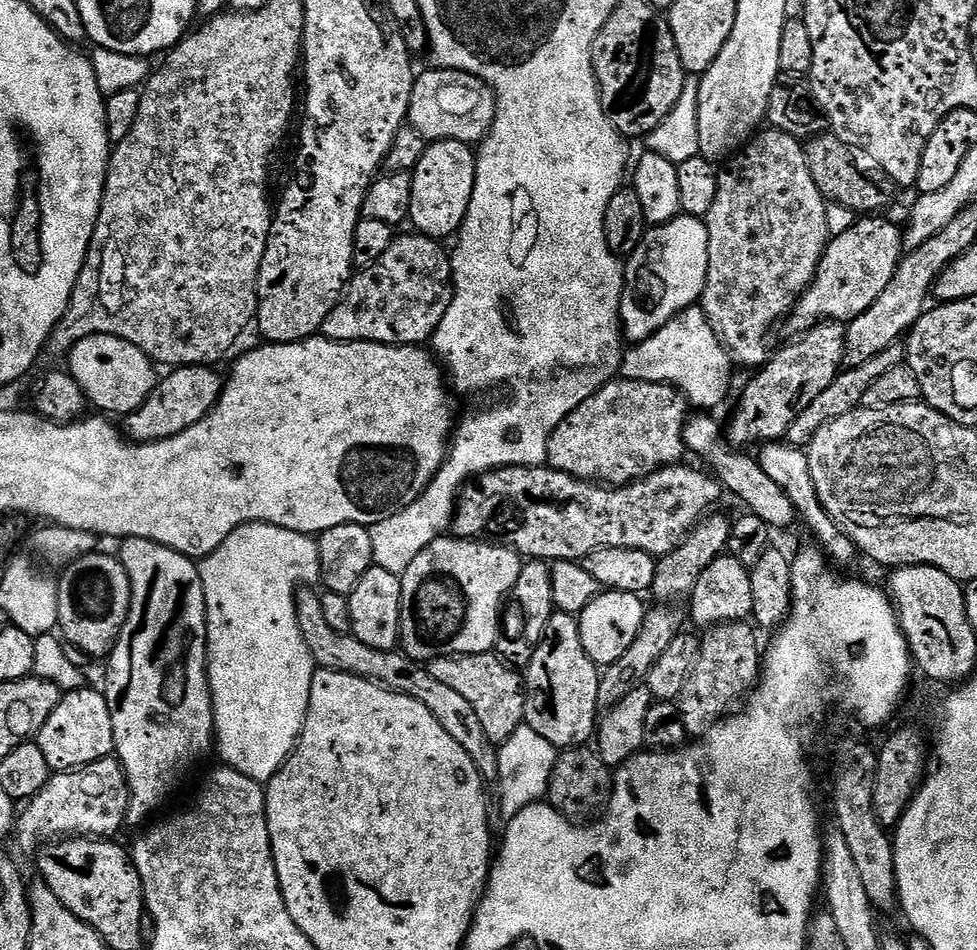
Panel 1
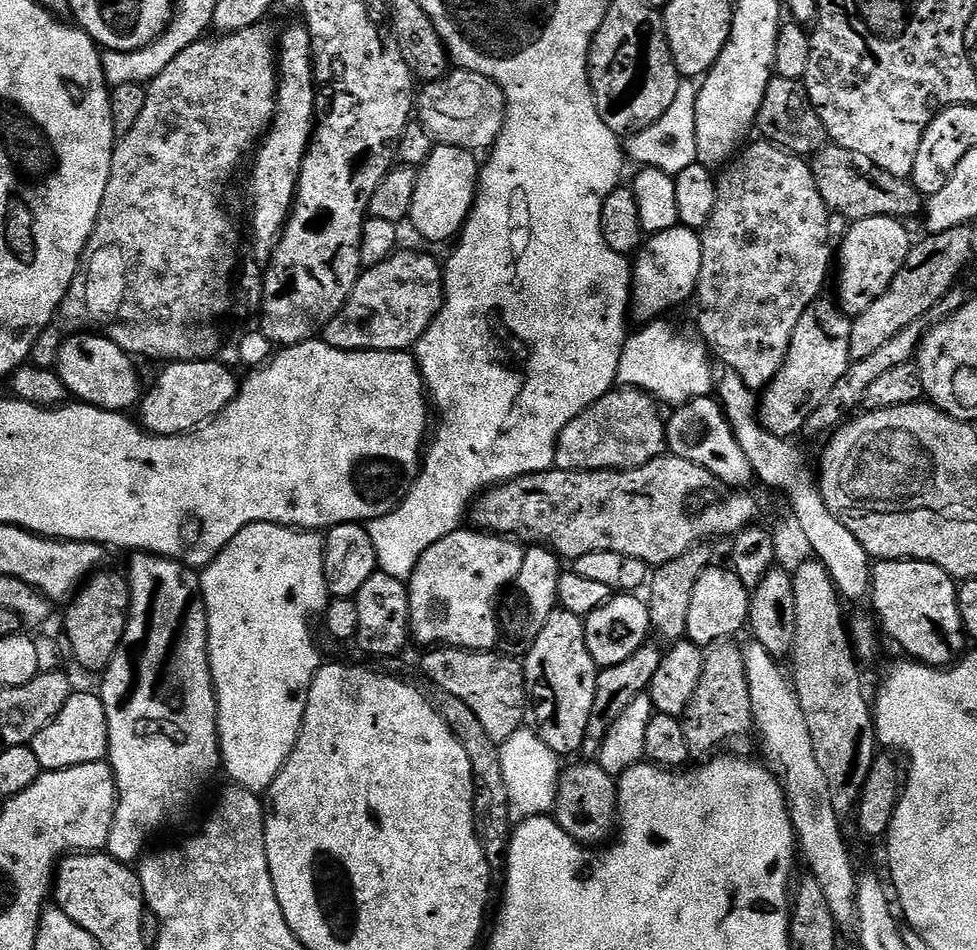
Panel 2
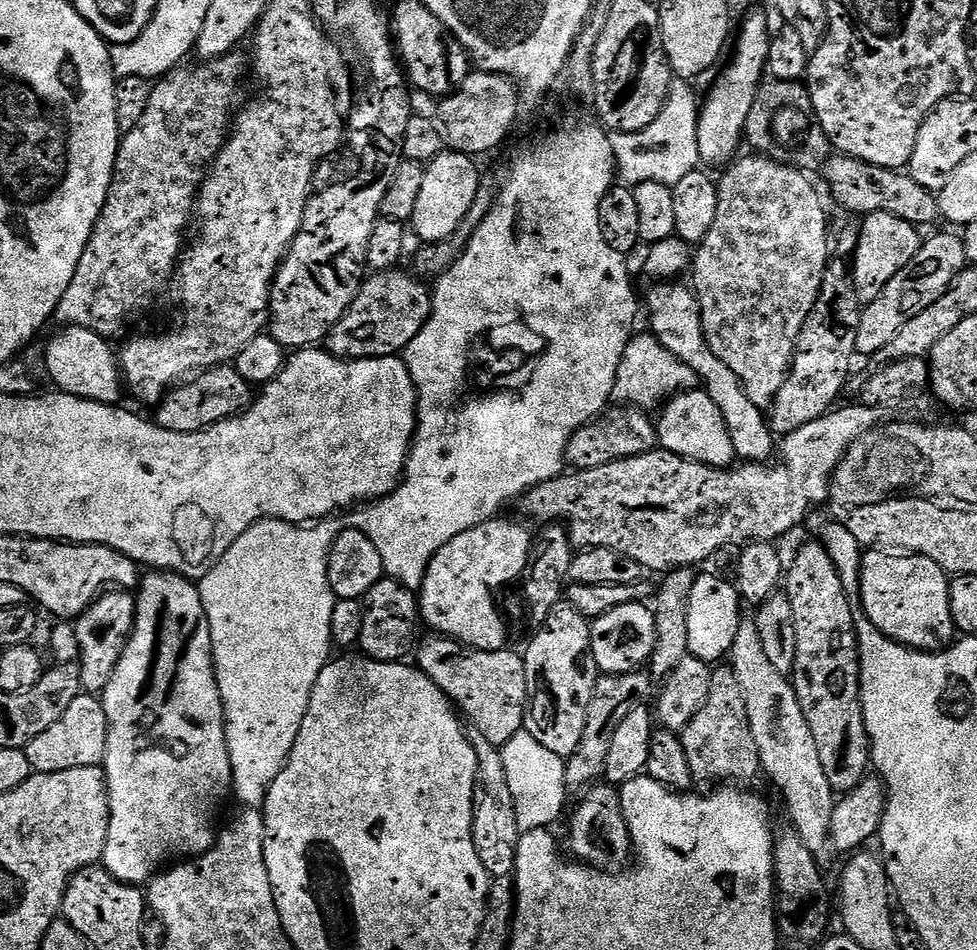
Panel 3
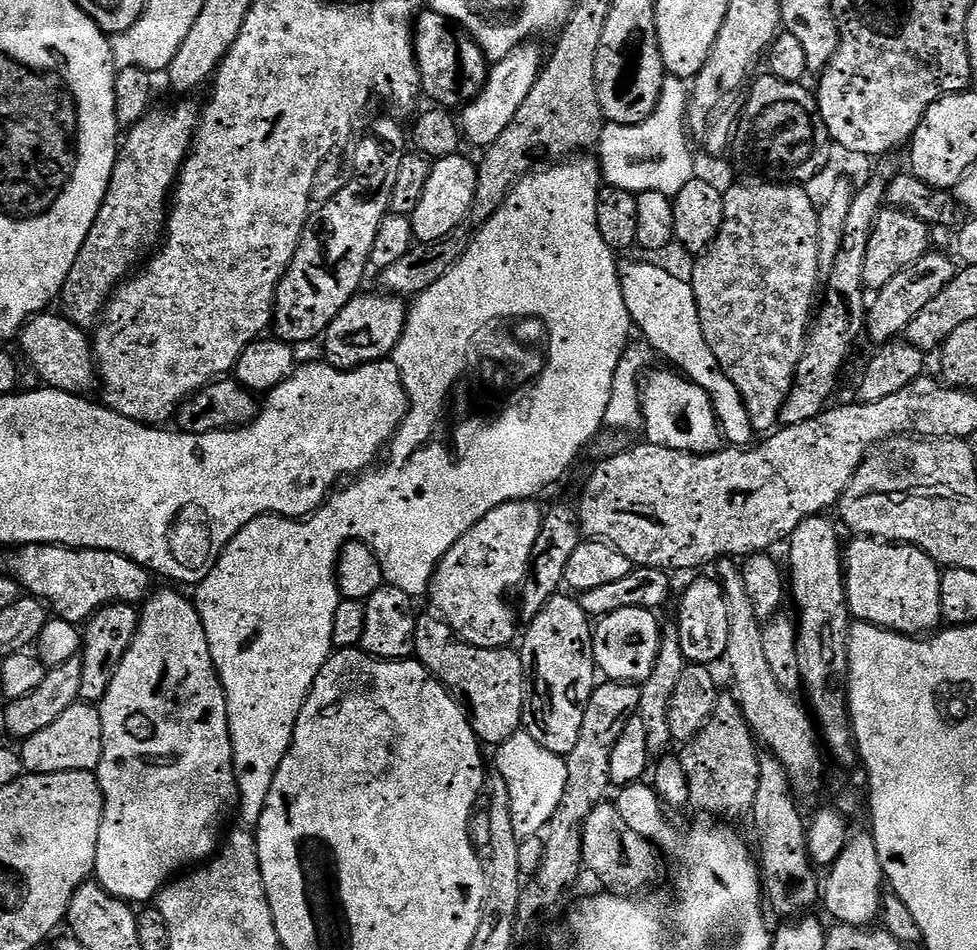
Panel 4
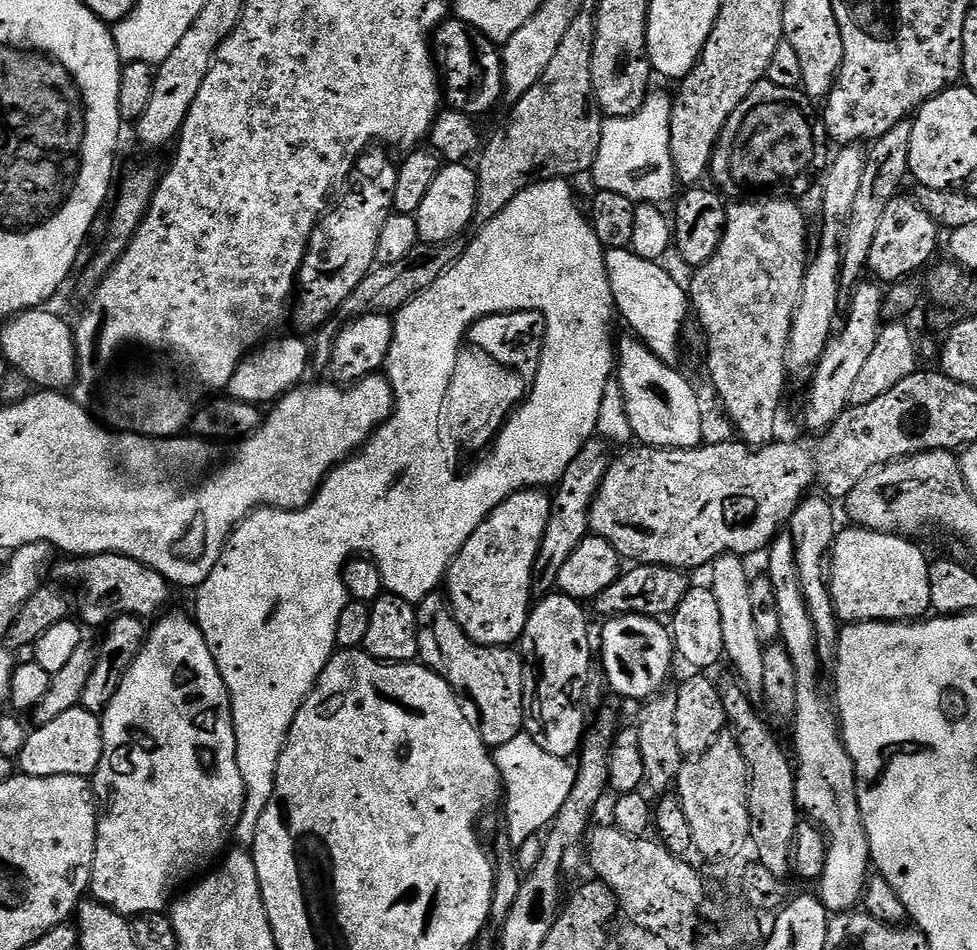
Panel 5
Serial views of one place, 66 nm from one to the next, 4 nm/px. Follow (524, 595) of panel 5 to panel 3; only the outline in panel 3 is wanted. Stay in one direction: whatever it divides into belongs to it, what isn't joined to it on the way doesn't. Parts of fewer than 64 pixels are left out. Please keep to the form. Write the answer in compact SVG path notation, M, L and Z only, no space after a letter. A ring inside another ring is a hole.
M493 518L485 524L474 526L458 538L450 538L438 554L428 564L424 575L424 583L418 589L420 601L420 618L425 625L433 628L433 633L449 640L459 640L461 644L478 650L490 650L491 652L505 651L508 640L508 632L504 629L504 620L496 609L496 600L488 588L500 588L503 584L519 581L524 575L524 567L528 565L528 555L532 549L533 533L523 528L523 523L515 524L512 520L500 520Z

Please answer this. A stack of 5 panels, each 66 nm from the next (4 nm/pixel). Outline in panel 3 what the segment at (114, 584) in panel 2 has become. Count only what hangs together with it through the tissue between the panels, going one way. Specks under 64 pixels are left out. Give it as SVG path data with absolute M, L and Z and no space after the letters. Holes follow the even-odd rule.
M108 590L96 599L74 623L80 647L80 686L85 693L102 694L110 682L110 674L114 674L114 666L118 666L118 658L122 658L122 650L126 650L132 627L136 621L136 597L128 590Z

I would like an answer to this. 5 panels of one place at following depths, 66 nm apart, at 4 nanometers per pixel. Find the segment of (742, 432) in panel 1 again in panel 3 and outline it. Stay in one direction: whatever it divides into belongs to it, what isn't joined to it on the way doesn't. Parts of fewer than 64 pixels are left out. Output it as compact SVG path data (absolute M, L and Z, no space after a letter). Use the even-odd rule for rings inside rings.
M852 220L834 236L834 255L822 274L822 290L814 302L814 310L802 326L802 334L796 343L796 355L792 357L792 369L788 372L782 390L772 399L770 425L777 437L789 436L798 426L814 422L837 407L840 391L850 384L853 375L852 359L857 359L858 318L861 303L854 290L854 278L849 264L856 254L861 221Z

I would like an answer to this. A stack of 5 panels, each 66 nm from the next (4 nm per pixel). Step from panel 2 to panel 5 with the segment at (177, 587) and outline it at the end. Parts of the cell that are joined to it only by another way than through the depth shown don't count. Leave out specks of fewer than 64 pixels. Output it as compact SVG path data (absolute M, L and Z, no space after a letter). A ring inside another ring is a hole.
M171 612L161 615L153 623L157 624L153 628L151 625L147 629L144 647L134 658L130 670L126 670L114 698L110 698L107 708L102 713L104 749L102 750L102 762L94 777L94 791L98 801L98 819L90 892L107 908L113 908L114 911L121 912L129 918L140 916L143 912L164 912L173 899L172 891L179 884L185 883L184 885L187 885L192 882L187 882L187 880L194 879L203 868L210 867L216 859L219 861L222 853L229 847L229 845L227 846L228 840L230 844L233 839L244 809L244 783L242 782L242 774L238 770L236 735L232 721L232 699L228 697L226 682L222 682L222 674L210 654L210 645L206 642L202 630L196 625L195 619L191 615L183 616L180 612Z

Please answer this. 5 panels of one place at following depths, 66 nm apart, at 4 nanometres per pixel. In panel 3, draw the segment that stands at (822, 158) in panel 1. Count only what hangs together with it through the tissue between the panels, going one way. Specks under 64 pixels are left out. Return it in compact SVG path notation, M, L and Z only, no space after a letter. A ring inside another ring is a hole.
M833 154L824 163L822 175L837 206L852 212L848 214L855 214L860 218L875 212L898 214L898 218L906 218L906 222L917 226L932 224L941 219L937 193L926 190L926 186L914 182L914 178L903 171L873 168L871 164L856 160L853 156Z

